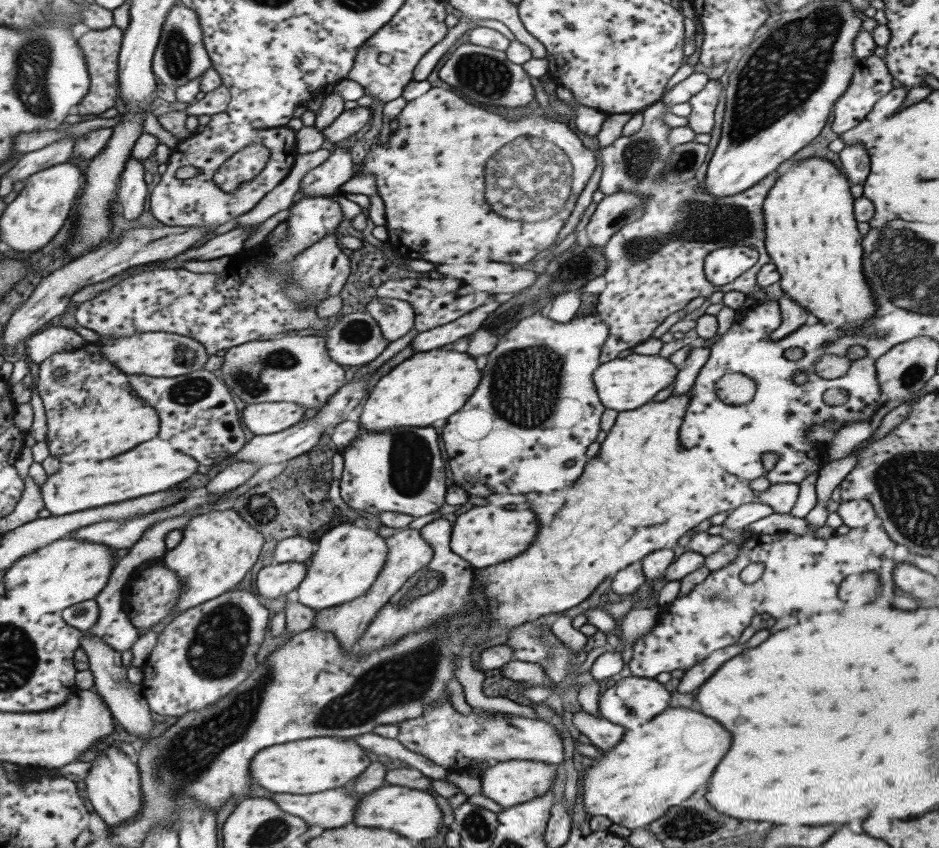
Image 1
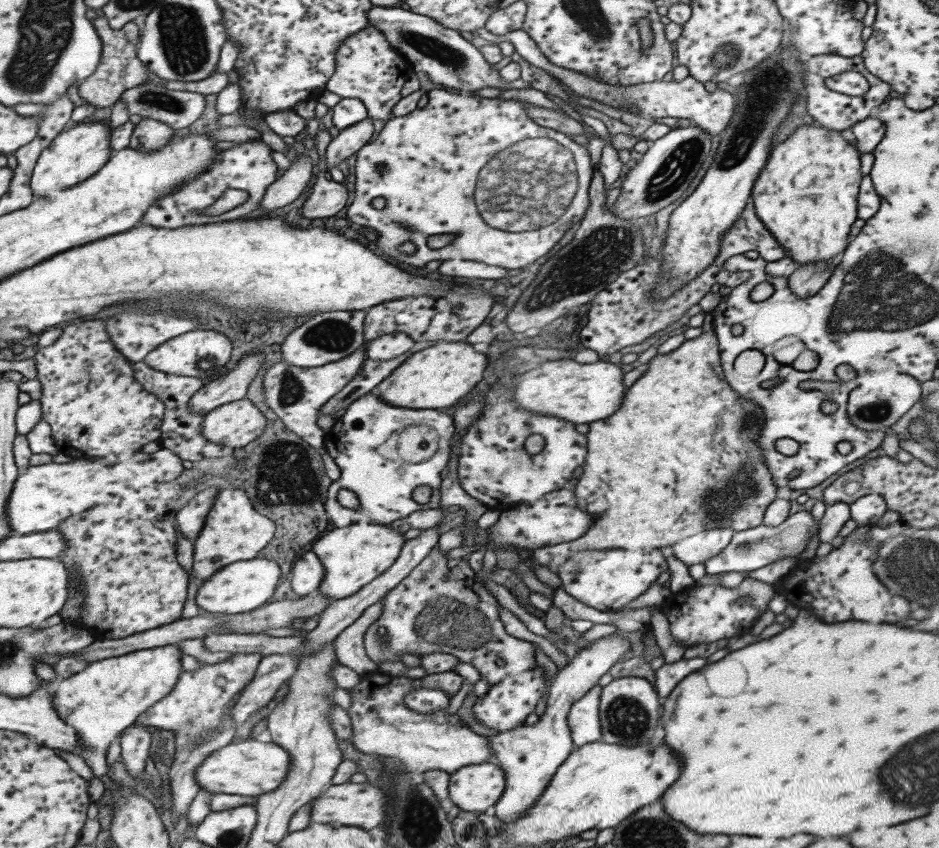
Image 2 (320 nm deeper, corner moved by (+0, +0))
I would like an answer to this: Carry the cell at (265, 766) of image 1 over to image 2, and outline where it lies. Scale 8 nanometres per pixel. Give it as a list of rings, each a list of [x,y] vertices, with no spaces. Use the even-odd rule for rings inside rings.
[[[248,738],[241,742],[230,742],[214,750],[194,770],[194,778],[197,786],[207,792],[258,796],[278,787],[279,782],[285,778],[289,765],[288,752],[279,745]]]

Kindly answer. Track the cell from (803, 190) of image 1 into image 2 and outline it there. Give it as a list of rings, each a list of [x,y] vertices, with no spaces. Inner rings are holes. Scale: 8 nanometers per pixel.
[[[819,125],[797,126],[783,142],[771,146],[768,153],[769,158],[763,170],[750,188],[749,199],[754,213],[775,238],[775,242],[786,250],[785,257],[797,262],[798,267],[817,261],[835,266],[847,247],[850,226],[856,219],[856,196],[862,179],[859,152],[843,140],[841,132],[827,130]]]

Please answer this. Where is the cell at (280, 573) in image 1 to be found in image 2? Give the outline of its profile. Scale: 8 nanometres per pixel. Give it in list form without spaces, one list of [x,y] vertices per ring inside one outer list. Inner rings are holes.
[[[266,558],[242,560],[225,565],[211,578],[207,578],[207,582],[198,586],[195,605],[209,613],[223,615],[247,613],[266,604],[269,597],[274,598],[277,579],[280,578],[281,573],[282,570],[277,566],[277,563]]]

